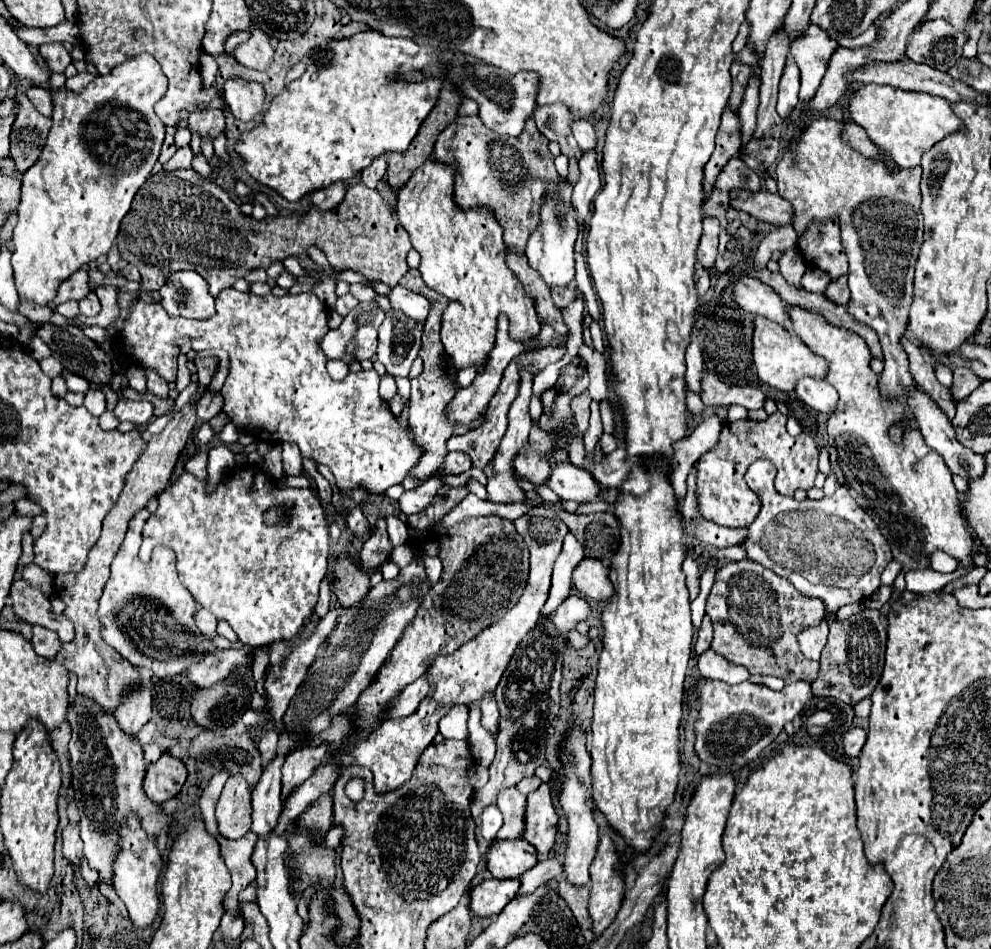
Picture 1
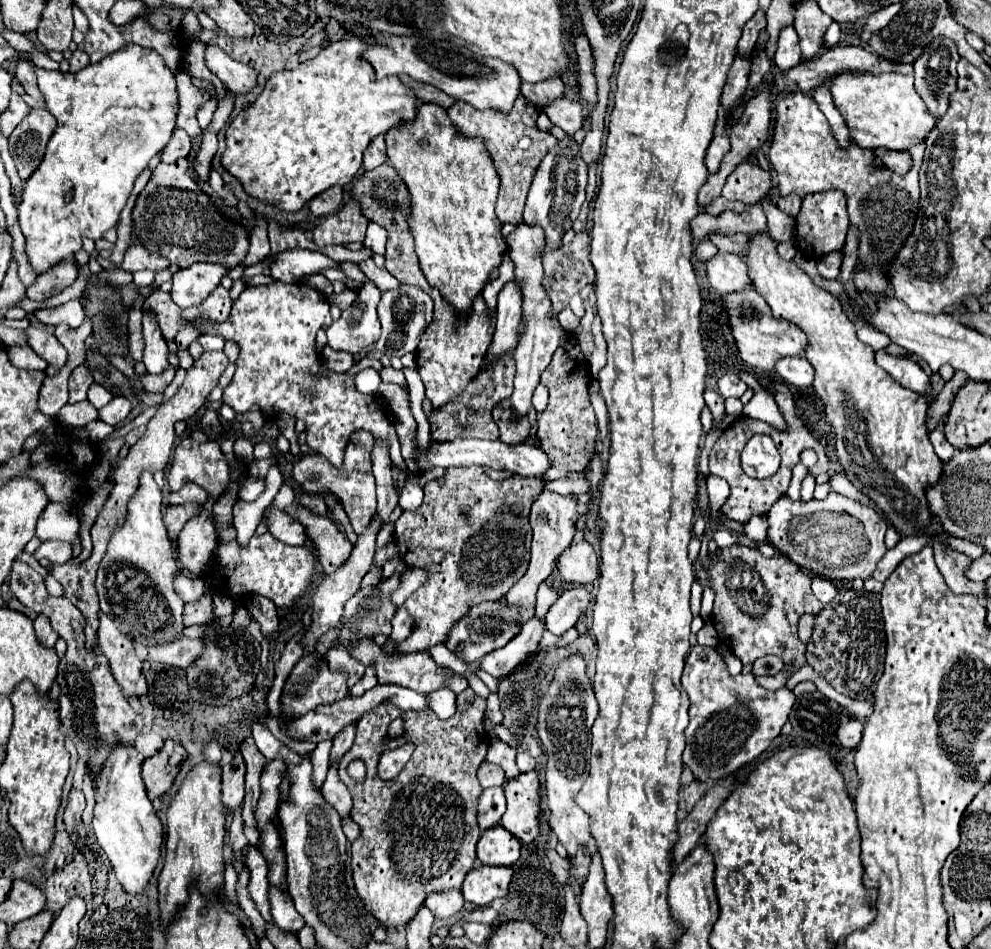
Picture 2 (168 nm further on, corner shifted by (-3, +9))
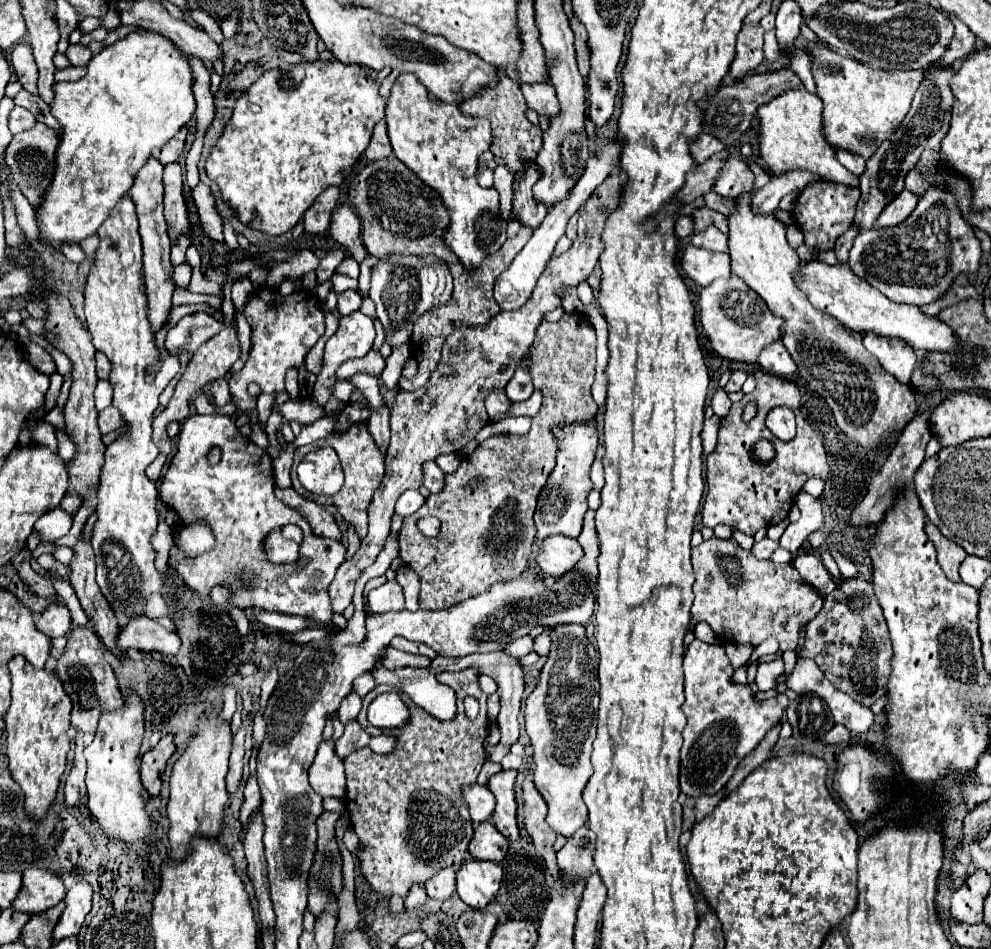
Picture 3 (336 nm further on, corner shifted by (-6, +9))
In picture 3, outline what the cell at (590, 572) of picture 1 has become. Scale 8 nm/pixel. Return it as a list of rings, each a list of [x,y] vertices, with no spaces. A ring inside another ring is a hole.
[[[552,535],[544,539],[536,563],[544,573],[560,577],[572,571],[574,565],[580,561],[580,557],[582,557],[582,547],[578,545],[576,539],[564,535]]]

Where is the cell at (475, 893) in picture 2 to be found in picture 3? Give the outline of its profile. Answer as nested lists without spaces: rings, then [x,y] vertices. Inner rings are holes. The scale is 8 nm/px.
[[[466,861],[456,871],[456,893],[474,909],[486,907],[498,893],[502,867],[492,861]]]

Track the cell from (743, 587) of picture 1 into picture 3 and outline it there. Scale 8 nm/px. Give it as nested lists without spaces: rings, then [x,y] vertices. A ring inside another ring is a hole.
[[[712,537],[698,547],[692,547],[692,565],[696,573],[694,583],[694,605],[692,605],[692,623],[688,631],[696,627],[696,623],[704,621],[712,627],[716,635],[730,643],[750,643],[758,647],[764,639],[774,637],[780,643],[780,651],[794,651],[798,645],[798,631],[800,625],[808,623],[812,617],[818,615],[822,609],[822,599],[816,595],[814,587],[808,585],[792,563],[772,563],[756,559],[750,551],[744,551],[734,539],[718,539]]]

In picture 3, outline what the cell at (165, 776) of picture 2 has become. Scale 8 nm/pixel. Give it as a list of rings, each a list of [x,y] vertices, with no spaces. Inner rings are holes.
[[[164,735],[160,739],[160,743],[150,749],[140,763],[140,777],[142,777],[142,785],[146,787],[150,797],[156,797],[160,793],[160,775],[166,769],[166,761],[172,757],[174,753],[174,741],[172,735]]]

